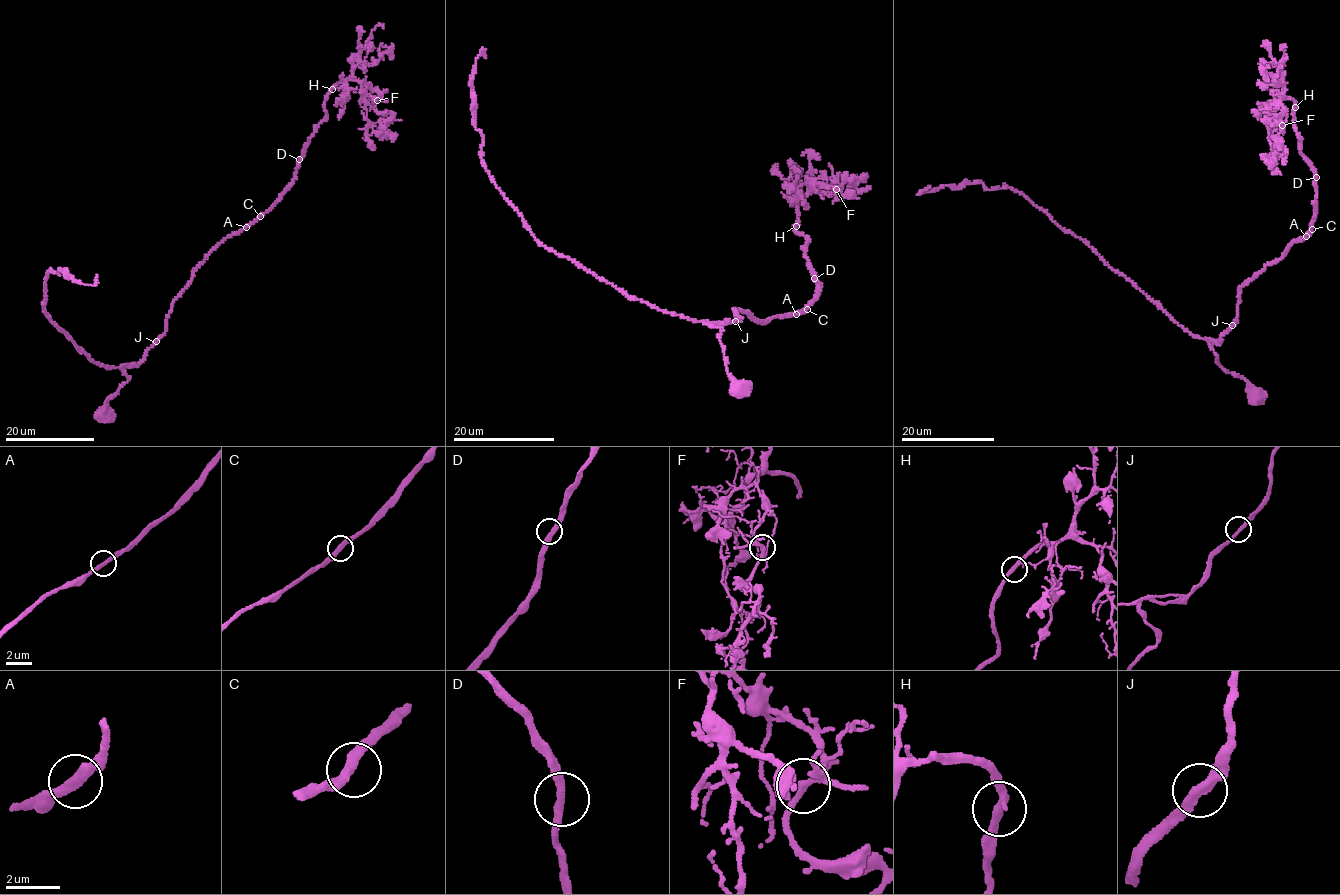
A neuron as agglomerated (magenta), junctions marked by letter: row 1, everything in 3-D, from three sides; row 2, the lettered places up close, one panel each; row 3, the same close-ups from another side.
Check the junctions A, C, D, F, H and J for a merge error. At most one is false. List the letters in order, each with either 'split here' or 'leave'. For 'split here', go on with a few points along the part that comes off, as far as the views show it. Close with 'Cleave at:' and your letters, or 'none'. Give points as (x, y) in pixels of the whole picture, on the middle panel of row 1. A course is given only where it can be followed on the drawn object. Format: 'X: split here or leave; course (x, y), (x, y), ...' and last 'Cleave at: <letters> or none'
A: leave
C: leave
D: leave
F: leave
H: leave
J: leave
Cleave at: none

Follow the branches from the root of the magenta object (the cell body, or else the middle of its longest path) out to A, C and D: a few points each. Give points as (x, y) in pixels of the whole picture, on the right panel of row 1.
A: (1256, 394), (1242, 378), (1220, 365), (1208, 340), (1219, 342), (1234, 322), (1243, 285), (1306, 236)
C: (1256, 394), (1242, 378), (1220, 365), (1208, 340), (1219, 342), (1234, 322), (1243, 285), (1312, 229)
D: (1256, 394), (1242, 378), (1220, 365), (1208, 340), (1219, 342), (1234, 322), (1243, 285), (1310, 235), (1316, 177)

